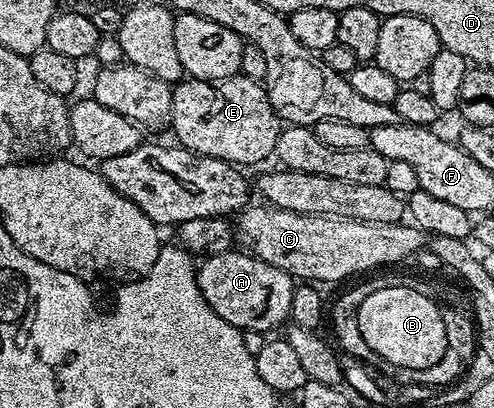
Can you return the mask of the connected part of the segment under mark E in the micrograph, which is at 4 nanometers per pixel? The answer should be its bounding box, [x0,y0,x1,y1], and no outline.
[171,73,282,168]

